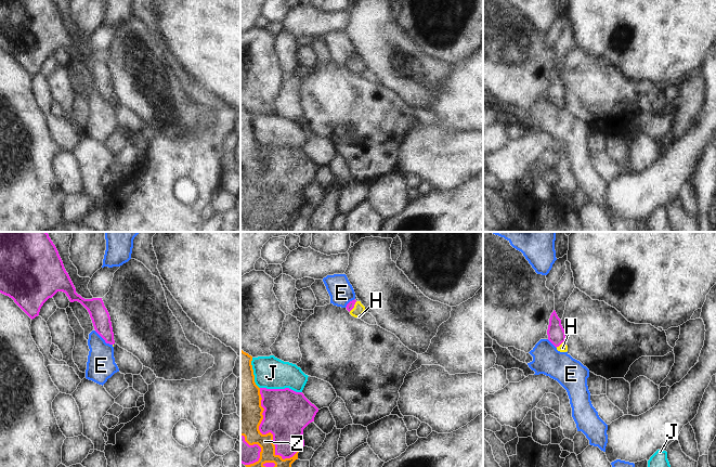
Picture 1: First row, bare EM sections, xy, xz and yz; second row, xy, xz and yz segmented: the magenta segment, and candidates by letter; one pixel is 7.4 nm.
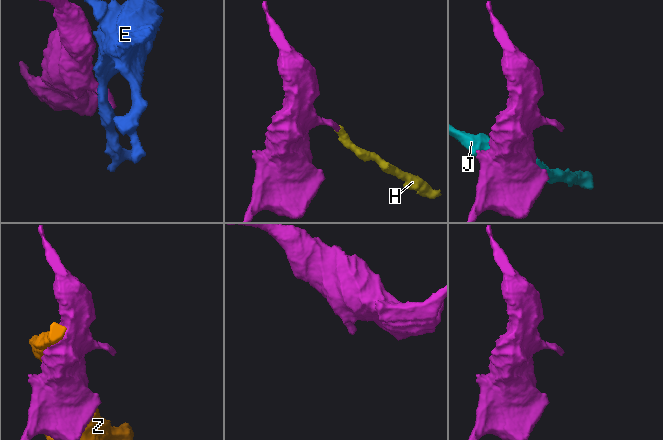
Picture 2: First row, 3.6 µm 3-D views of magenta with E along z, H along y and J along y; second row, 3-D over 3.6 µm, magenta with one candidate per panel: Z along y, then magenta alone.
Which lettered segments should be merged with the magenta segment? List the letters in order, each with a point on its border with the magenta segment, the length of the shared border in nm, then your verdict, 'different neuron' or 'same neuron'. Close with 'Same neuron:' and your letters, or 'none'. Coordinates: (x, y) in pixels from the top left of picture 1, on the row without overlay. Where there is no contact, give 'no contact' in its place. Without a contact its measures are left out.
E: contact xy (103, 95); length 170 nm; different neuron
H: contact xz (353, 64); length 100 nm; same neuron
J: contact xz (281, 146); length 320 nm; different neuron
Z: contact xz (261, 190); length 550 nm; different neuron
Same neuron: H

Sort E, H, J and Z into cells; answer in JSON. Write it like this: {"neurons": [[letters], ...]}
{"neurons": [["E"], ["H"], ["J"], ["Z"]]}

